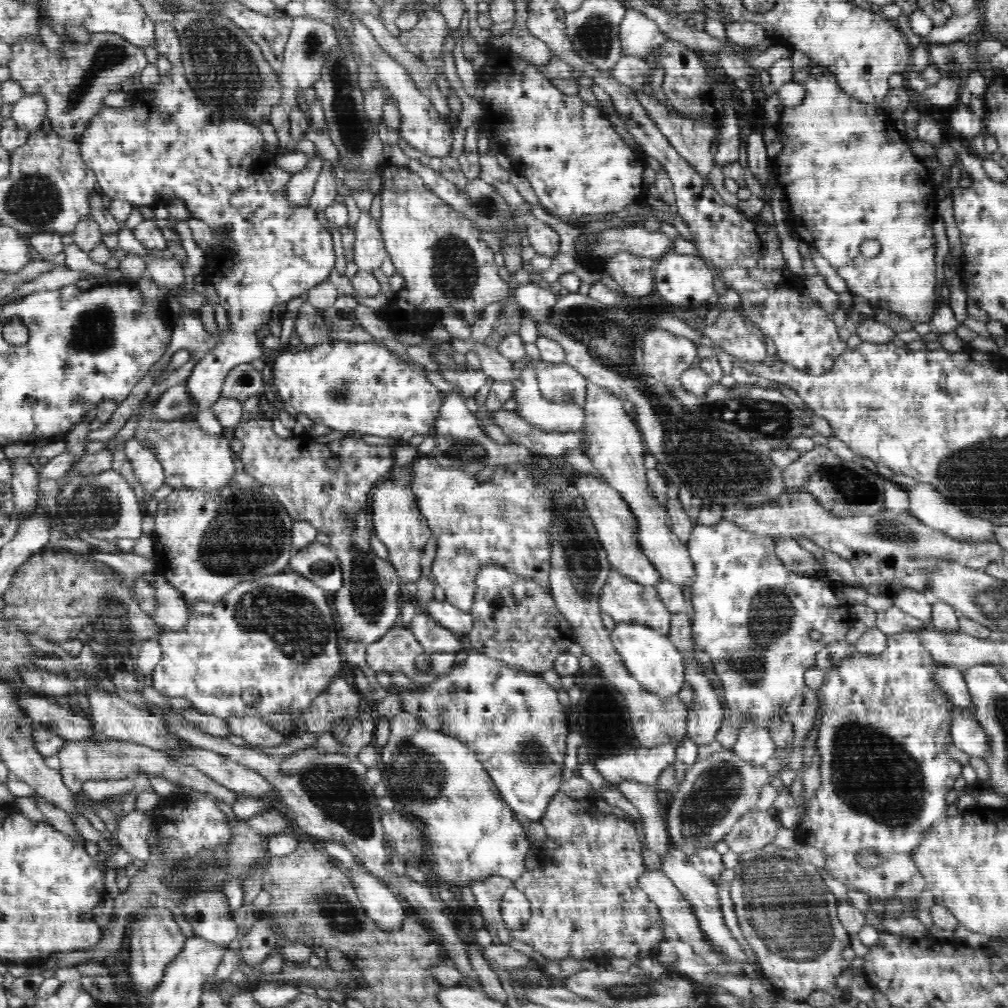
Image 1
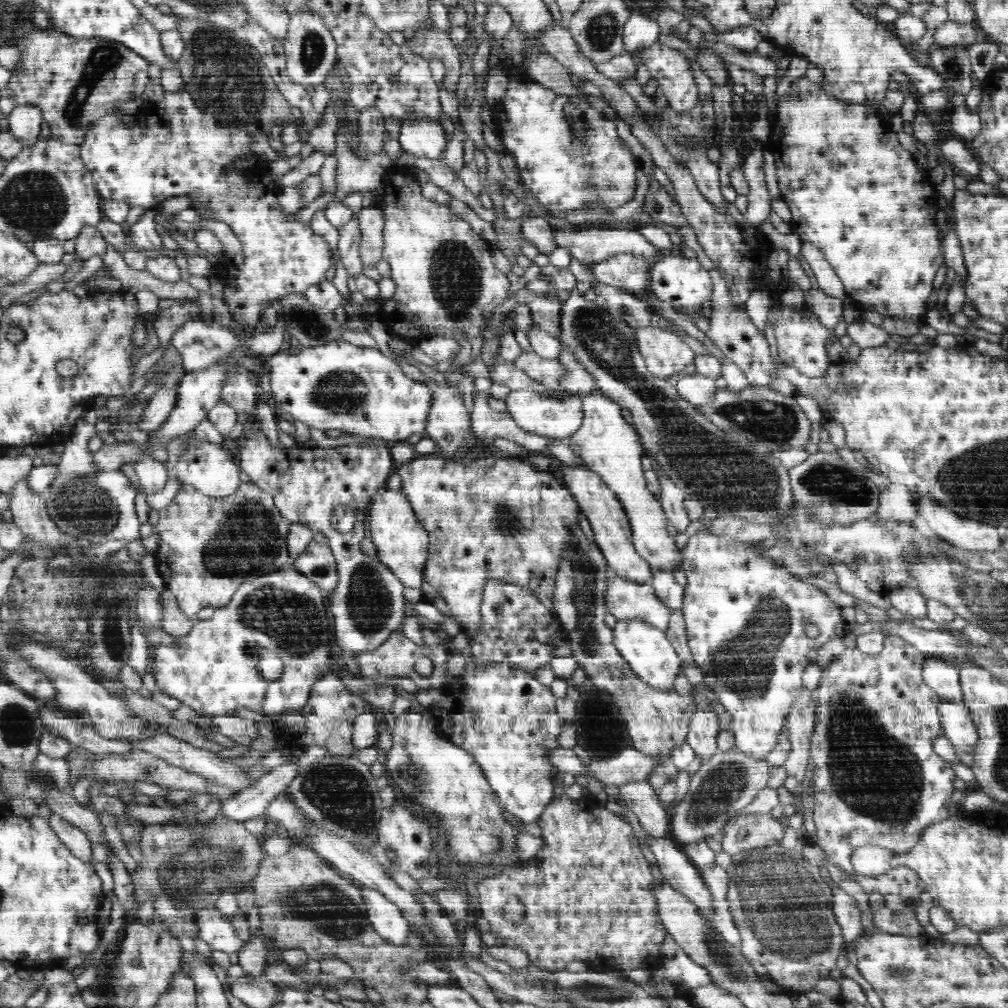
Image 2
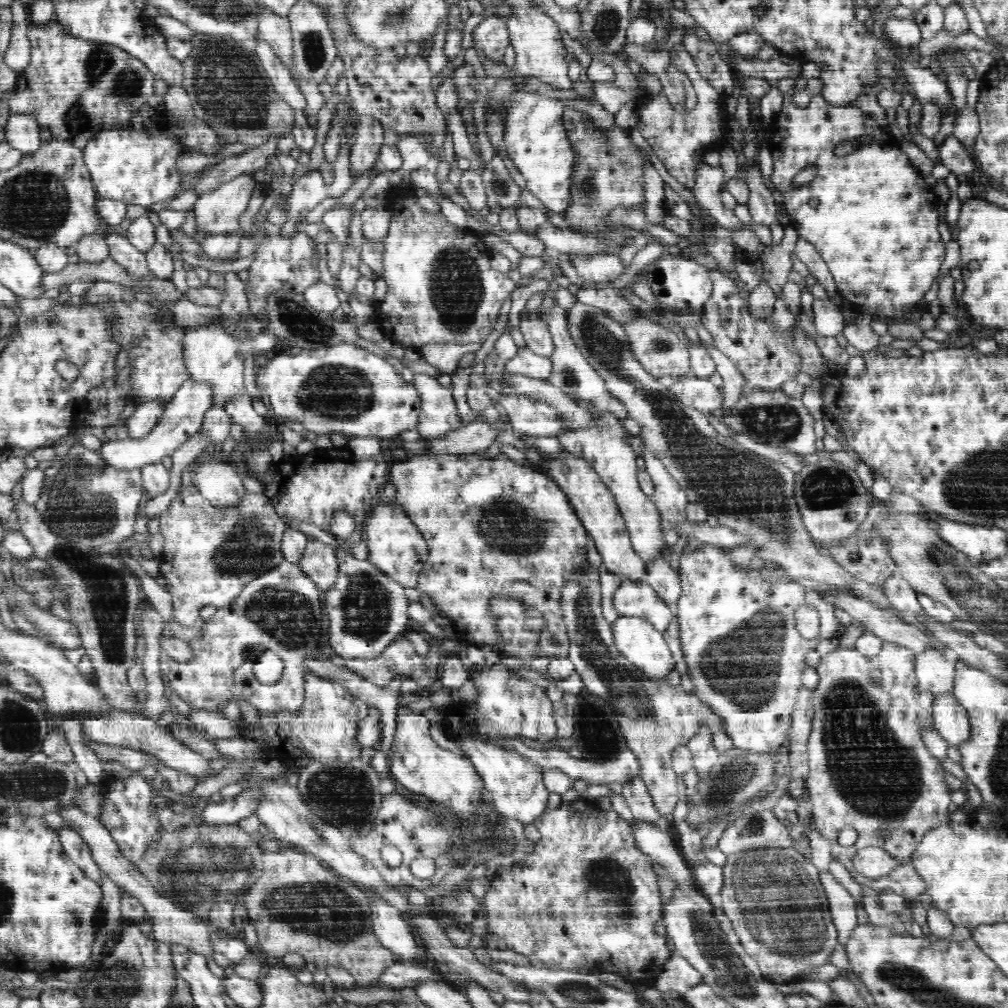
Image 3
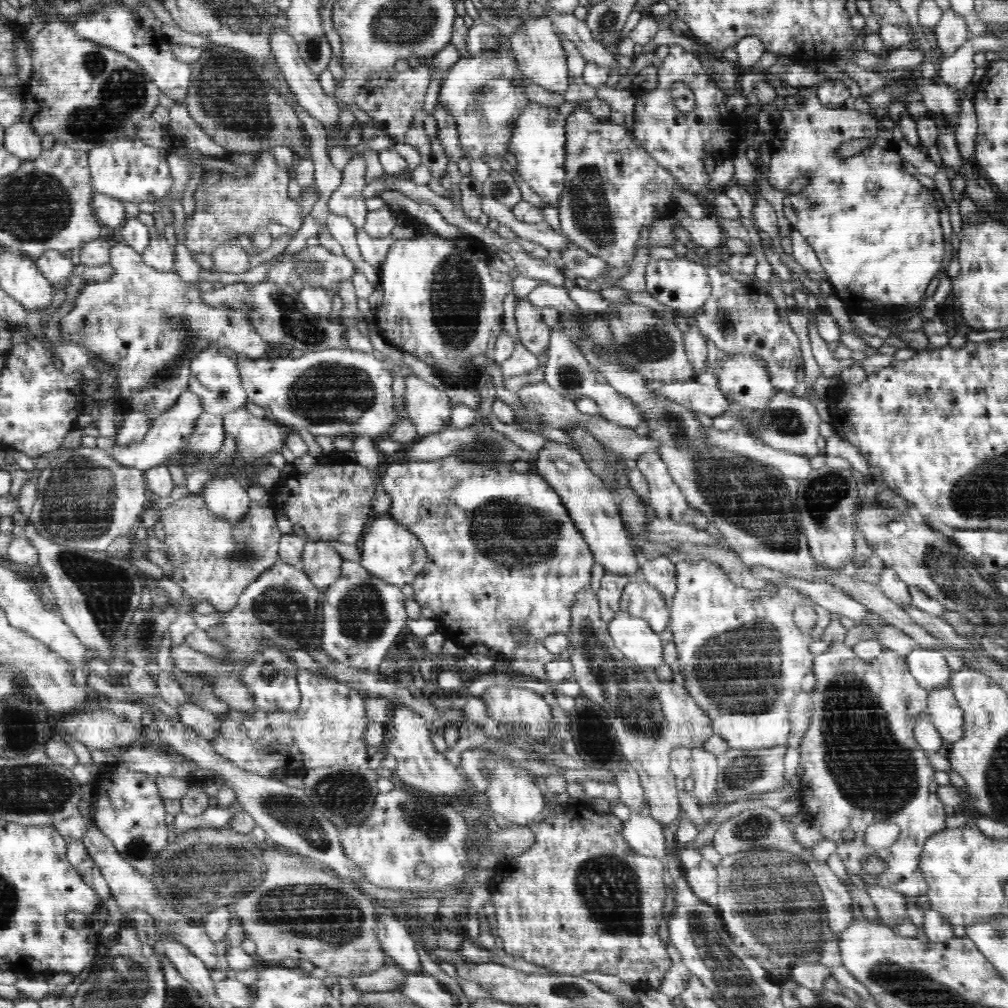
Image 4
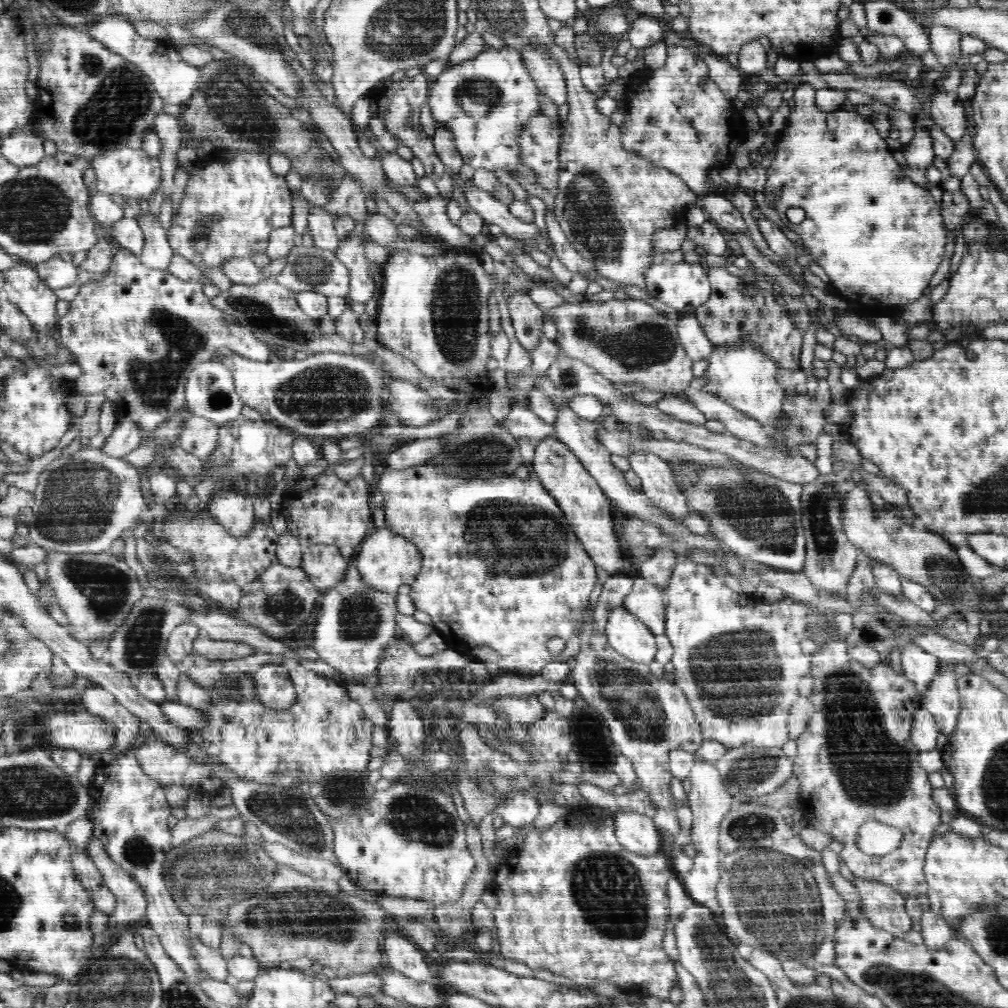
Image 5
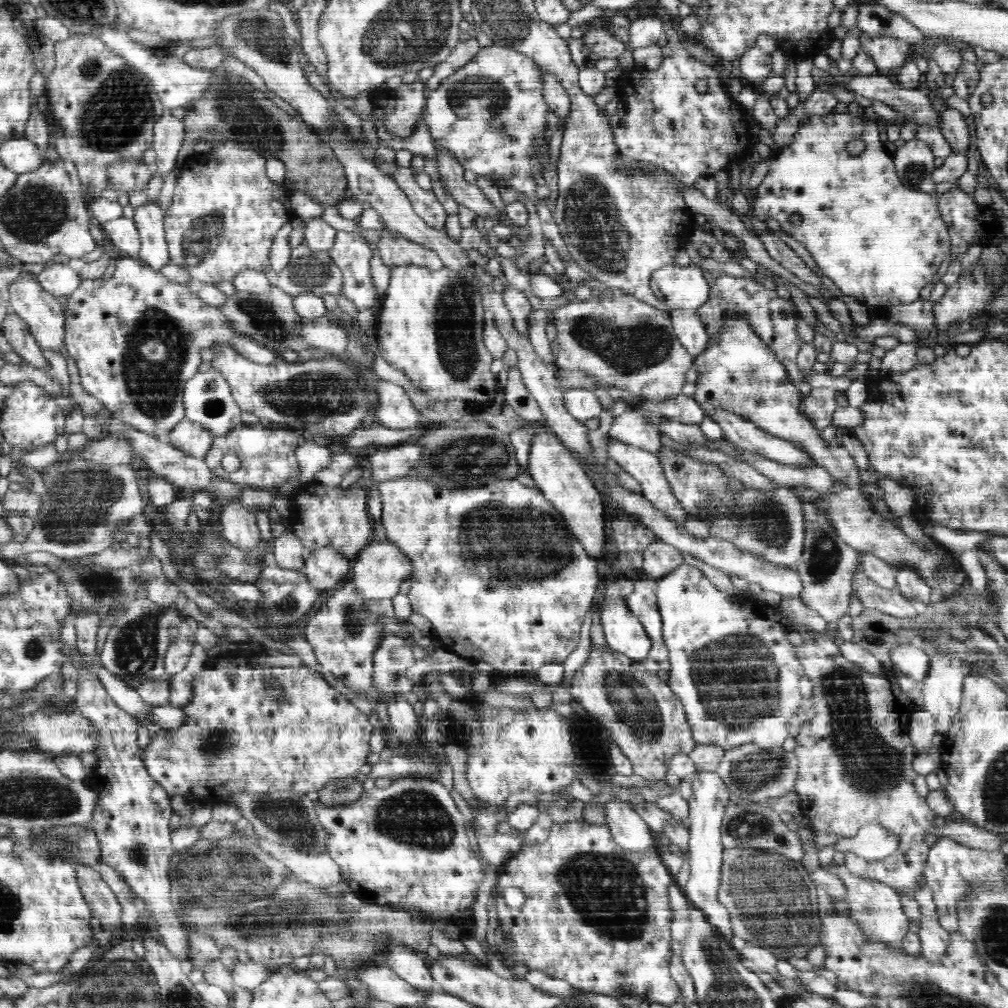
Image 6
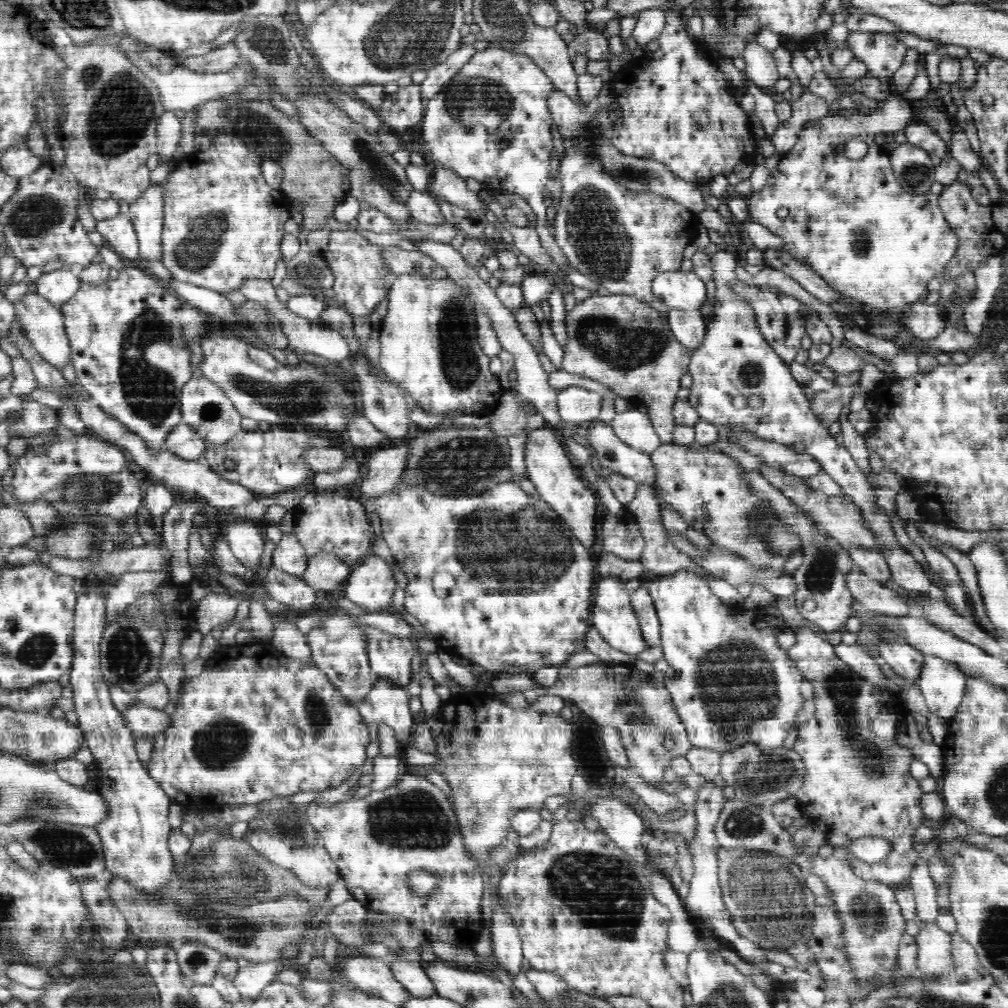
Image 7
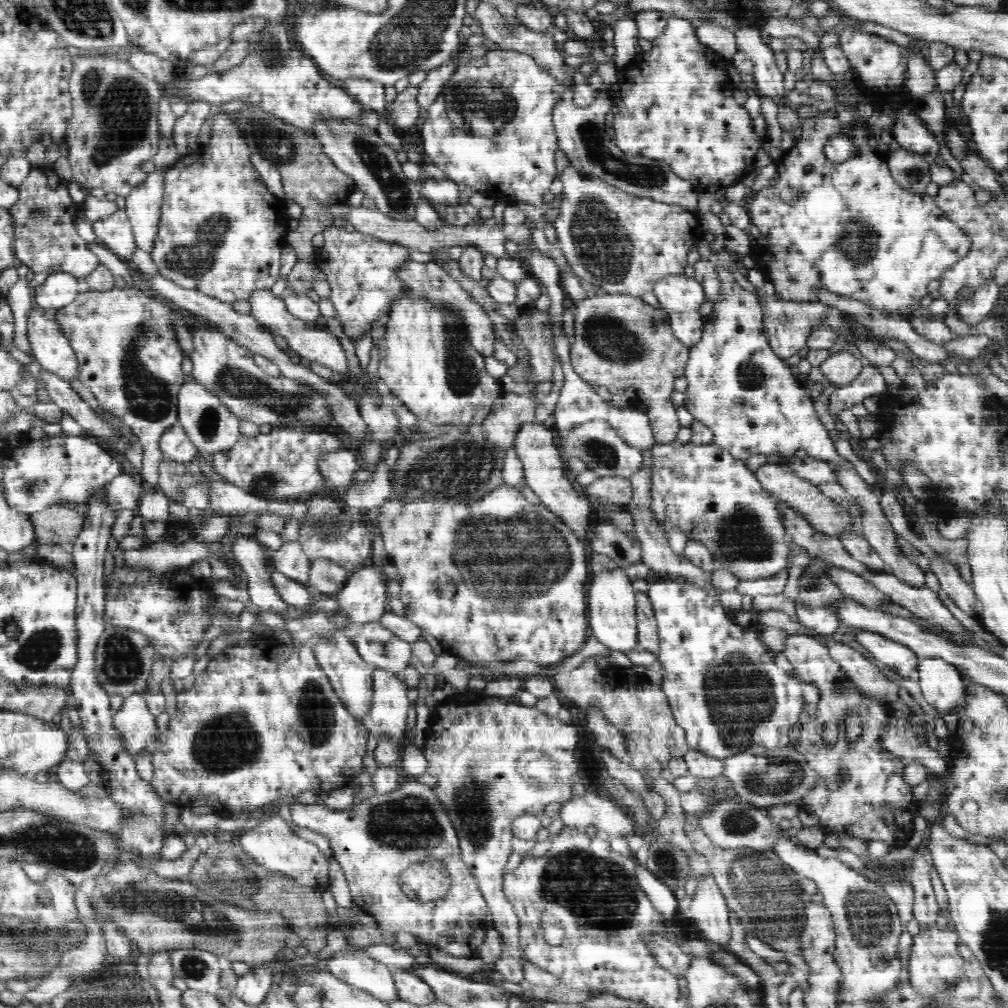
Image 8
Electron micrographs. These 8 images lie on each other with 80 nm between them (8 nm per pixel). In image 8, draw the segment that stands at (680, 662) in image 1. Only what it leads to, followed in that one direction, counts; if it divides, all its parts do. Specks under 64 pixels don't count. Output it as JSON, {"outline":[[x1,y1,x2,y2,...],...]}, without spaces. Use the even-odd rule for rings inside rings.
{"outline":[[618,568,594,574,587,588,590,635,610,651,628,653,638,646,637,605,632,582,628,573]]}

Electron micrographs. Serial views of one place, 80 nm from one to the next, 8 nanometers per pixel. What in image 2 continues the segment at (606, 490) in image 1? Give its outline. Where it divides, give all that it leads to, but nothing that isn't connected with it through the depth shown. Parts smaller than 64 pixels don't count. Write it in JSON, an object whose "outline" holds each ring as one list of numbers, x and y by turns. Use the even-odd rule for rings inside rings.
{"outline":[[562,463,560,474,562,474,563,486,569,489,579,506,579,511,589,520,594,531,595,543,606,557,607,566,612,573,637,583,646,583,652,579,654,572,650,564,634,552,633,531,630,528,629,517,626,516,621,501,617,500,616,493,612,492,596,472,588,467]]}

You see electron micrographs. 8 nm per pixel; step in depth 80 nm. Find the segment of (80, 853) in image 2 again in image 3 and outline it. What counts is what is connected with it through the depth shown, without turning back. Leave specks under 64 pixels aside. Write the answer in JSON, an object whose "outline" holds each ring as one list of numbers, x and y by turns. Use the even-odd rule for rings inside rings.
{"outline":[[60,828,58,835,60,835,62,846,70,860,74,861,74,864,77,864,86,876,93,878,100,885,103,872,99,869,88,845,80,834,72,828]]}

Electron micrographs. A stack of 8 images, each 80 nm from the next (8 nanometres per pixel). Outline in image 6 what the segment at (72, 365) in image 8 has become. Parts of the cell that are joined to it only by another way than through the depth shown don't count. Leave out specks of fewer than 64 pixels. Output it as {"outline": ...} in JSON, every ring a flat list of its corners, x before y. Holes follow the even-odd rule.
{"outline":[[22,276,18,282,13,282,10,287,10,310,16,313,24,322,26,322,30,334,36,339,38,346,42,350,55,350,64,353,65,336,64,324,65,316,61,306,61,299,52,296,41,287,36,278]]}

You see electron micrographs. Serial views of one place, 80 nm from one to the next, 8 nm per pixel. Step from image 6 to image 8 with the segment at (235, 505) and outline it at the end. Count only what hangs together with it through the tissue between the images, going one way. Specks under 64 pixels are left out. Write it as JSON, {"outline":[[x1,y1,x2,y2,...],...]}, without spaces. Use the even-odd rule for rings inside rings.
{"outline":[[254,535,250,538,240,538,232,546,234,556,231,557,231,562,235,567,243,569,246,574,250,601,258,606,260,611,272,612,283,618,289,605,282,600,274,584,270,582,271,576,266,570,262,547,264,546,256,541]]}

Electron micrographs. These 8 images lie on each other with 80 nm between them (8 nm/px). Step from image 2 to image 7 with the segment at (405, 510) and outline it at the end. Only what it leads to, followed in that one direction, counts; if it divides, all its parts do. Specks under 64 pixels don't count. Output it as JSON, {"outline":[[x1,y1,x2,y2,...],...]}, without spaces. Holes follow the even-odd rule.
{"outline":[[378,556,356,563,344,586,349,594,348,603,361,614,385,611,396,592,392,570]]}

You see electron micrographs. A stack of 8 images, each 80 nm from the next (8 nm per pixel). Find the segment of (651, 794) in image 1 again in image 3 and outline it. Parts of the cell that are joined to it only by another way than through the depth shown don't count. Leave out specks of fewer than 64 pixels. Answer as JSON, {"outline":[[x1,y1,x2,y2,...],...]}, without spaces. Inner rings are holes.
{"outline":[[639,776,632,777,622,784,620,793,624,796,636,821,640,820,667,827,668,822,662,818,661,814,658,814,648,792,648,787]]}

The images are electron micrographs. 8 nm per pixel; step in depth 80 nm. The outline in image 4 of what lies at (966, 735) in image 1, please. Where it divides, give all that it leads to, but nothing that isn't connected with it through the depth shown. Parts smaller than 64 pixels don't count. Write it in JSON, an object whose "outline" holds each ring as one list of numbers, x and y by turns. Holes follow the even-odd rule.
{"outline":[[951,686,929,692,927,713,947,746,964,736,963,710]]}

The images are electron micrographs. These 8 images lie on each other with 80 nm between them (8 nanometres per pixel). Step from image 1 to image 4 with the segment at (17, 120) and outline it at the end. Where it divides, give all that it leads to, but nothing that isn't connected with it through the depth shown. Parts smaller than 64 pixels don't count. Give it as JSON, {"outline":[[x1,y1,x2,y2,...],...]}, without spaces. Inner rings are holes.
{"outline":[[24,120,6,128,3,146,22,163,37,160,43,152,42,137]]}

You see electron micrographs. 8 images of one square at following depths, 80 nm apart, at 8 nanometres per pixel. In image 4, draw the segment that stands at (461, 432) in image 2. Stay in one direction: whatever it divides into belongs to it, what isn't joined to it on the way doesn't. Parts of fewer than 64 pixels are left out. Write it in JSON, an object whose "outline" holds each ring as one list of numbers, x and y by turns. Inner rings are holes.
{"outline":[[415,375,405,377,404,386,406,409,410,409,410,422,416,426,419,438,449,428,452,405,445,390,440,391]]}

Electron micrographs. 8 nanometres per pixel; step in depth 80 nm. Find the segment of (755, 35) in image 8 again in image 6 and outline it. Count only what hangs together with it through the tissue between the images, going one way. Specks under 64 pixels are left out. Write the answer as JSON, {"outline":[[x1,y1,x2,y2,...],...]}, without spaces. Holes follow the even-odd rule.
{"outline":[[757,45,750,48,739,57,741,74,746,83,757,85,764,82,766,78,773,76,772,57]]}

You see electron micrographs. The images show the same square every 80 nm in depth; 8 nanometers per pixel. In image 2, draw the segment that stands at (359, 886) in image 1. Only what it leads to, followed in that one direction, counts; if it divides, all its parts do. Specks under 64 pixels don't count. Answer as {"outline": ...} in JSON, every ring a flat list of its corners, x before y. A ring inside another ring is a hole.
{"outline":[[362,888,362,900,366,905,367,915,373,929,392,944,406,945,406,938,410,934,408,921,404,919,400,907,390,902,388,897,380,891]]}

